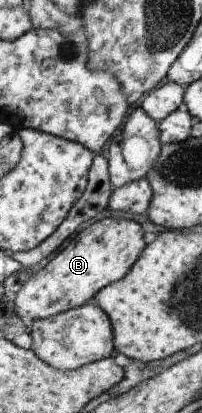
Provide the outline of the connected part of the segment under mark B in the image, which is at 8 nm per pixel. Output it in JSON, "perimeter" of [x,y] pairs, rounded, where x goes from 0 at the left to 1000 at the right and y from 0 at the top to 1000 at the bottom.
{"perimeter":[[[505,528],[455,540],[104,697],[79,719],[79,755],[173,780],[465,731],[500,702],[653,654],[733,591],[713,550],[683,535]]]}

